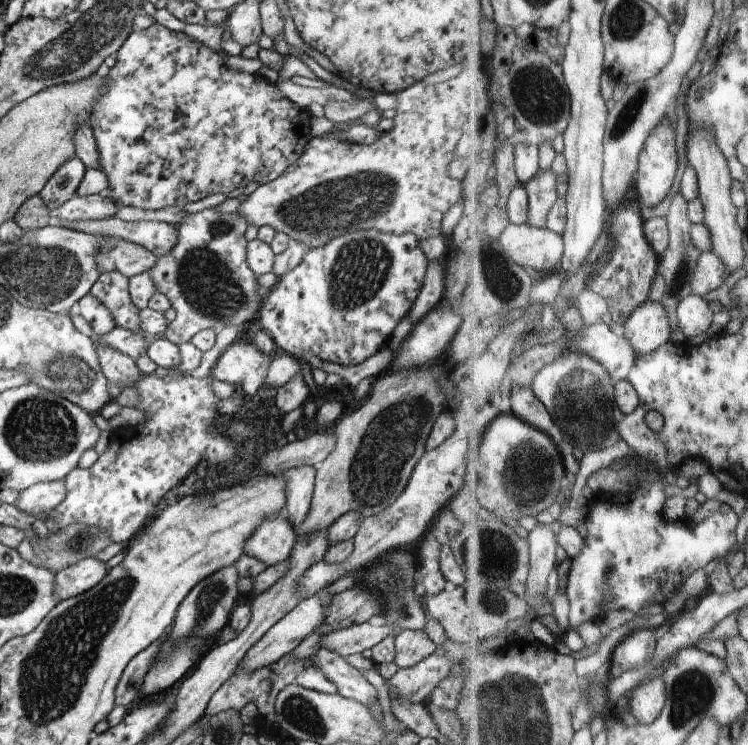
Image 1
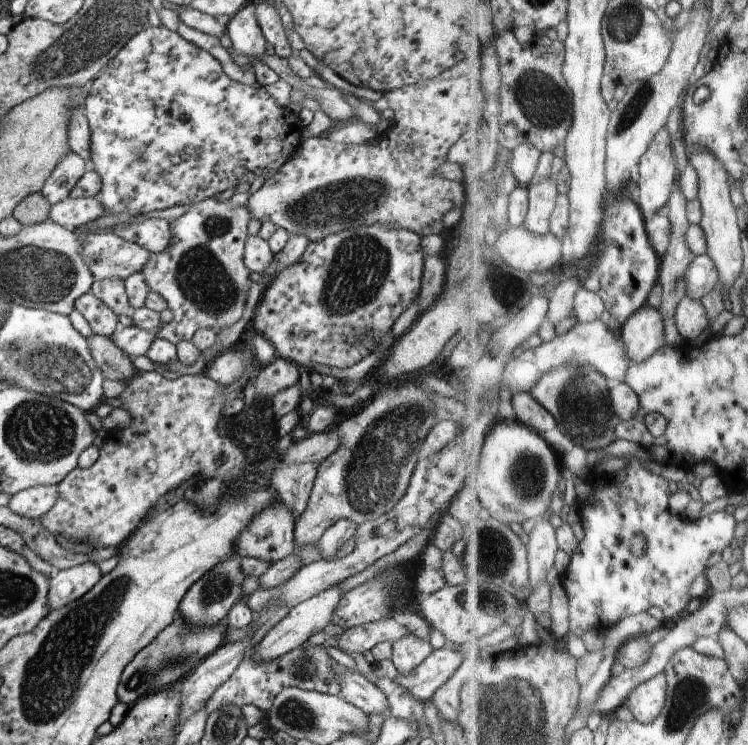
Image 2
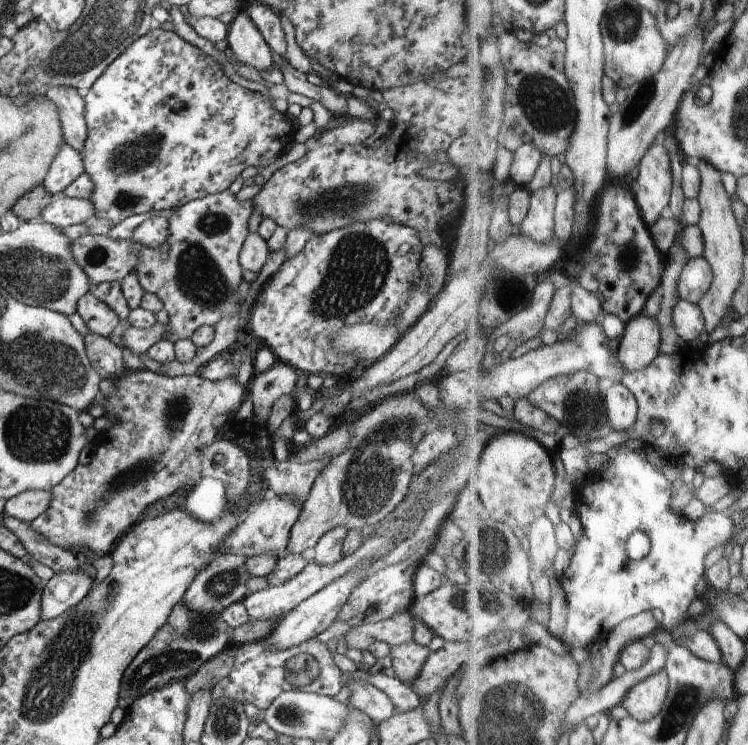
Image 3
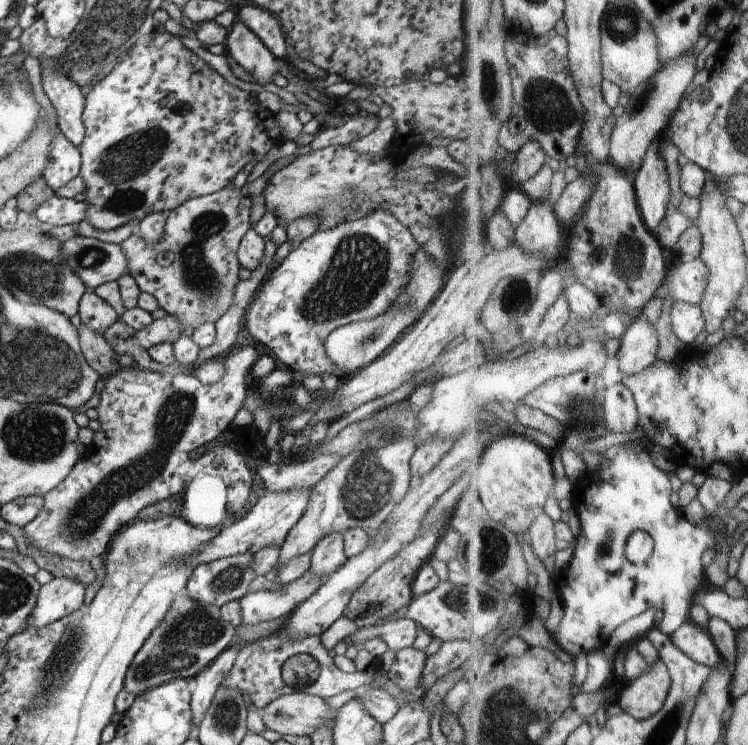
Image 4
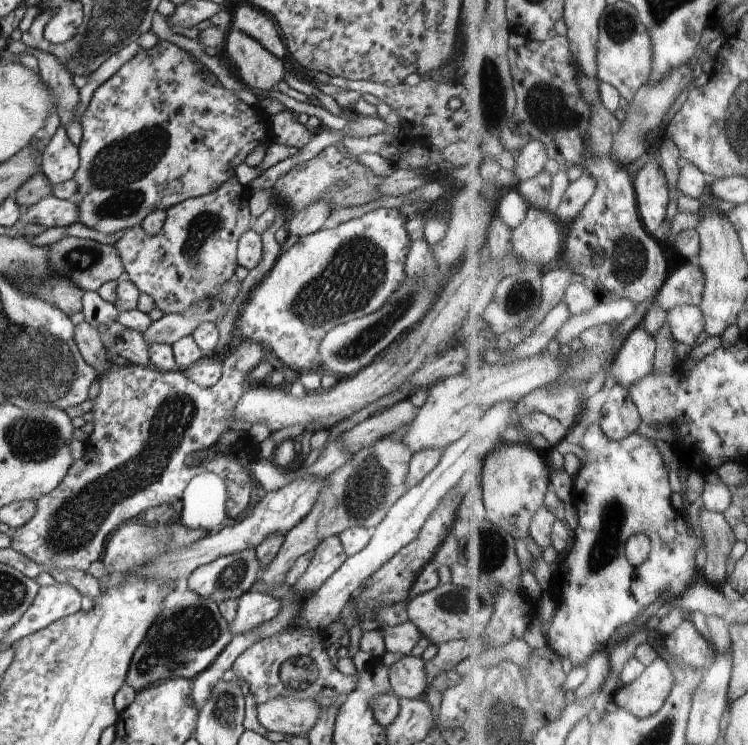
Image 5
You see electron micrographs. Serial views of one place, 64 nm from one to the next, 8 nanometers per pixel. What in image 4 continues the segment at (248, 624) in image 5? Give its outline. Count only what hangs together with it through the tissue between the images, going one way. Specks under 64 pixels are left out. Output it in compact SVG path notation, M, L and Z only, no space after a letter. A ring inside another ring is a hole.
M312 568L306 570L301 578L286 584L279 590L248 592L239 600L242 608L242 624L258 624L262 621L272 621L285 617L309 596L312 596L329 575L314 576Z

